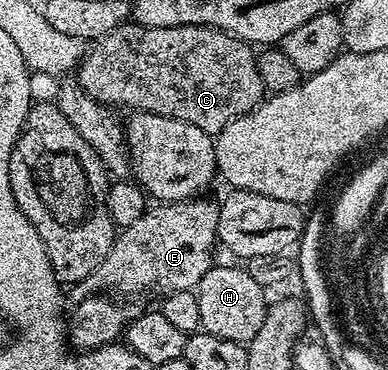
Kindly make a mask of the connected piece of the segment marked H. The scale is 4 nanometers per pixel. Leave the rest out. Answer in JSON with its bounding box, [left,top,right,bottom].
[197,265,269,345]

